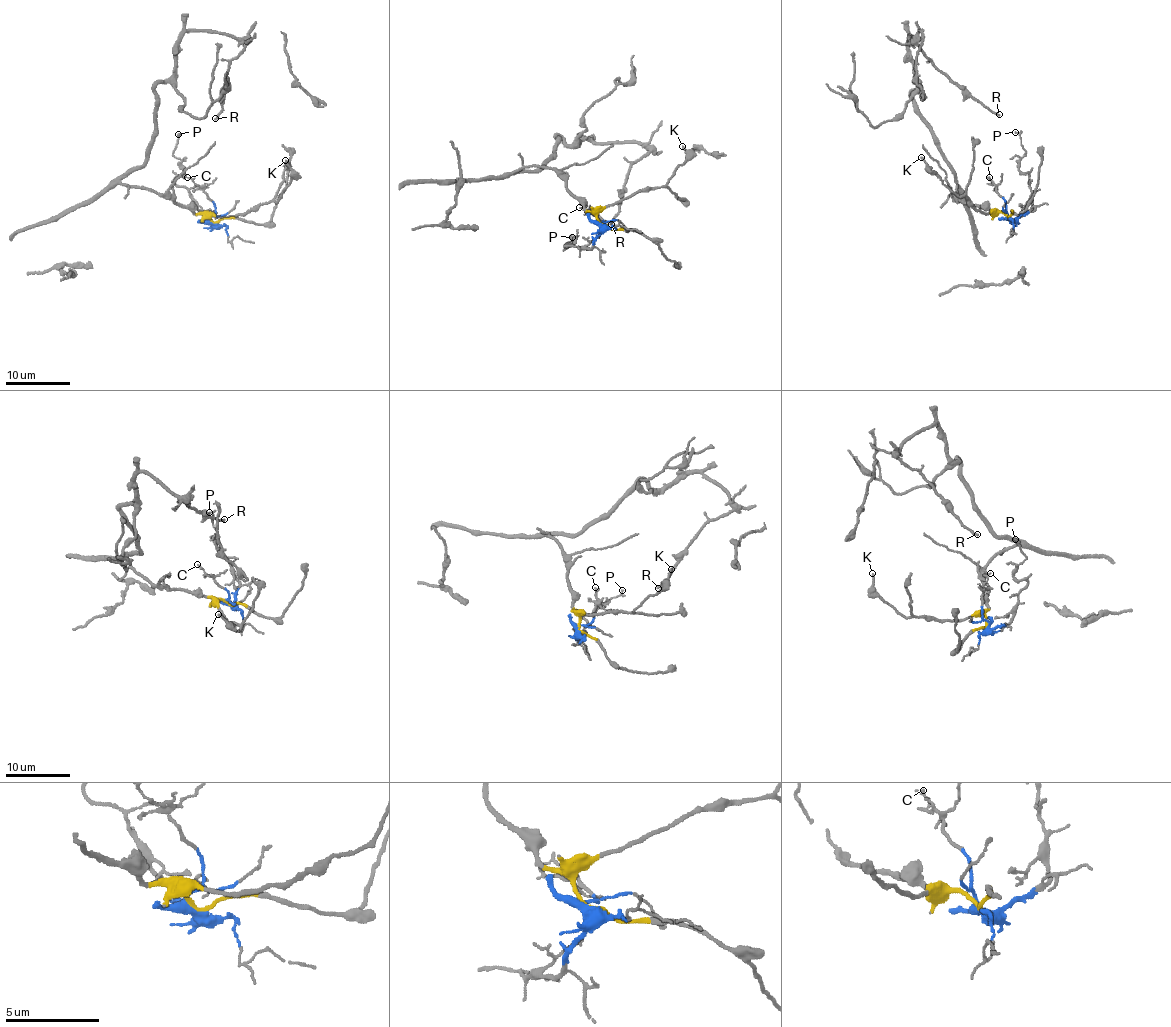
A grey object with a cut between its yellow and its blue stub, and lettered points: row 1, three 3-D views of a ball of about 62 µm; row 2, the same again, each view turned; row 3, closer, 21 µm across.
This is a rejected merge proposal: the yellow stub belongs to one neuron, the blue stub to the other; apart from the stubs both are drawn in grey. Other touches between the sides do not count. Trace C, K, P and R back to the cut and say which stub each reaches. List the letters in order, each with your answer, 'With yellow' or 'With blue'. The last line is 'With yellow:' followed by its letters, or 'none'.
C: With blue
K: With yellow
P: With blue
R: With yellow
With yellow: K, R

